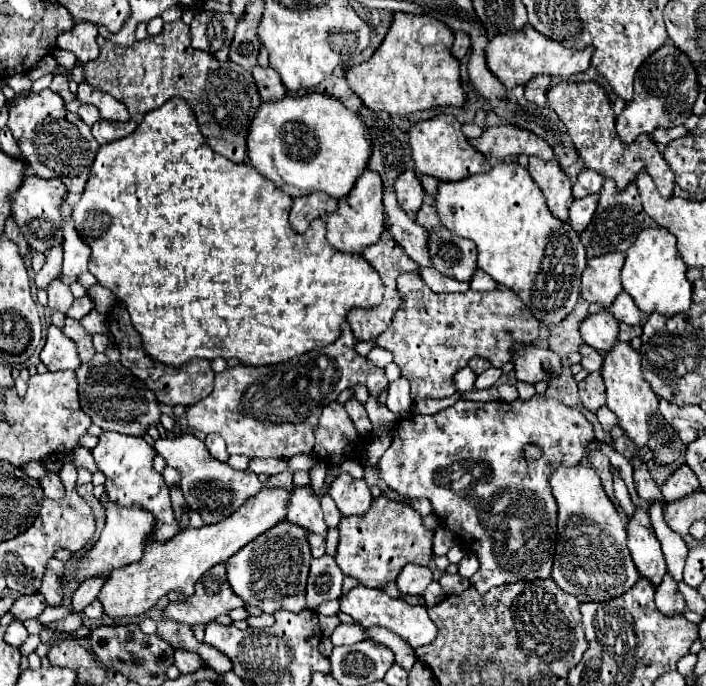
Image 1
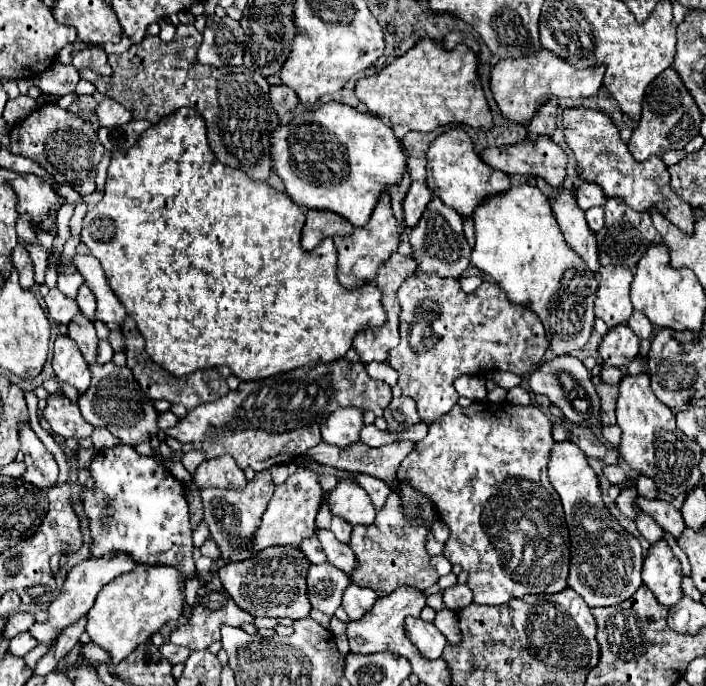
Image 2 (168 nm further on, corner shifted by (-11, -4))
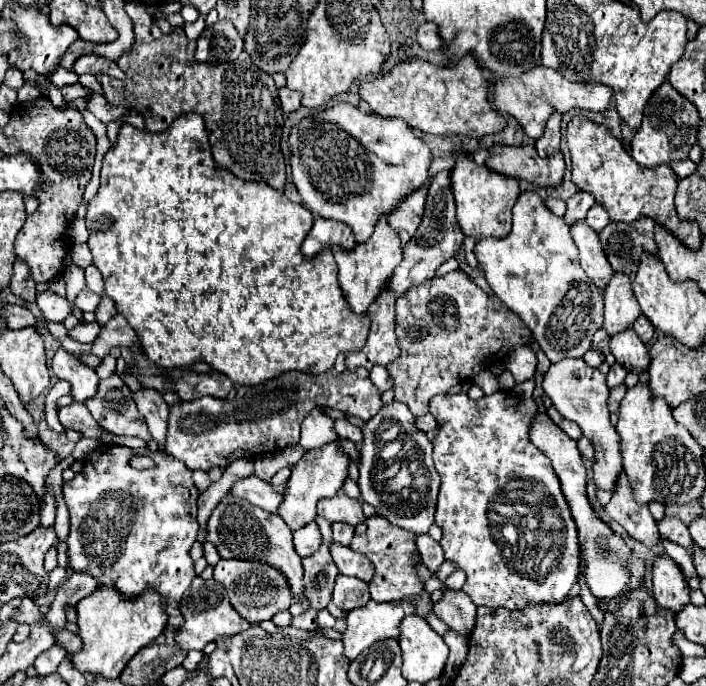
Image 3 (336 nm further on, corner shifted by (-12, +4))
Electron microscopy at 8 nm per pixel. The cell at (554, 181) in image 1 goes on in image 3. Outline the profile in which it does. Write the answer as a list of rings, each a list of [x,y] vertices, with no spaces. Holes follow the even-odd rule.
[[[580,221],[580,225],[570,227],[572,239],[580,251],[580,265],[584,273],[590,277],[590,281],[604,291],[608,281],[612,279],[614,271],[602,251],[602,245],[598,241],[598,233],[594,229],[588,229],[586,221]]]

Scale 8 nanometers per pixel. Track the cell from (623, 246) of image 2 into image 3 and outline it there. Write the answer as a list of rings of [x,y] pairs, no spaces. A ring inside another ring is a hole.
[[[644,217],[644,221],[634,221],[632,225],[612,221],[604,227],[600,233],[600,243],[614,271],[634,279],[642,255],[658,255],[654,225],[656,223],[650,217]]]

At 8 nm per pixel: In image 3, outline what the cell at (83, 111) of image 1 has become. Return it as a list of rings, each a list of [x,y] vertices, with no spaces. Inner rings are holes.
[[[76,83],[76,85],[66,85],[66,87],[62,87],[60,91],[62,91],[64,101],[72,101],[72,99],[78,99],[78,97],[86,97],[86,95],[90,93],[90,89],[82,87],[80,83]]]

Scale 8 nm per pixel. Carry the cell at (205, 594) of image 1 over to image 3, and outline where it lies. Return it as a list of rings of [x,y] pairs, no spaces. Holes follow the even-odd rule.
[[[196,577],[190,585],[190,589],[184,593],[182,601],[180,601],[180,613],[184,617],[184,625],[176,631],[176,643],[182,651],[202,651],[210,641],[216,641],[216,637],[232,637],[236,633],[246,631],[250,625],[238,617],[238,613],[232,609],[228,595],[224,591],[224,587],[210,579],[204,581],[200,577]]]

